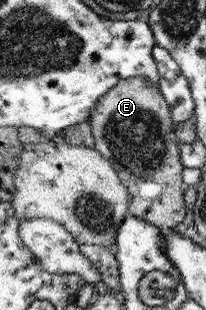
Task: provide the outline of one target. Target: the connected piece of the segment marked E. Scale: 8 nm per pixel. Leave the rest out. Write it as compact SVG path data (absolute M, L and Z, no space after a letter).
M127 78L98 98L88 124L95 138L95 148L103 150L114 166L119 166L119 178L130 191L132 216L143 219L166 231L186 220L186 186L182 182L184 169L181 150L175 138L169 103L158 86L141 78Z

